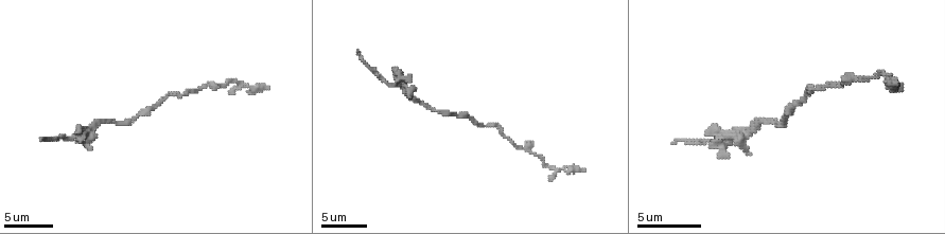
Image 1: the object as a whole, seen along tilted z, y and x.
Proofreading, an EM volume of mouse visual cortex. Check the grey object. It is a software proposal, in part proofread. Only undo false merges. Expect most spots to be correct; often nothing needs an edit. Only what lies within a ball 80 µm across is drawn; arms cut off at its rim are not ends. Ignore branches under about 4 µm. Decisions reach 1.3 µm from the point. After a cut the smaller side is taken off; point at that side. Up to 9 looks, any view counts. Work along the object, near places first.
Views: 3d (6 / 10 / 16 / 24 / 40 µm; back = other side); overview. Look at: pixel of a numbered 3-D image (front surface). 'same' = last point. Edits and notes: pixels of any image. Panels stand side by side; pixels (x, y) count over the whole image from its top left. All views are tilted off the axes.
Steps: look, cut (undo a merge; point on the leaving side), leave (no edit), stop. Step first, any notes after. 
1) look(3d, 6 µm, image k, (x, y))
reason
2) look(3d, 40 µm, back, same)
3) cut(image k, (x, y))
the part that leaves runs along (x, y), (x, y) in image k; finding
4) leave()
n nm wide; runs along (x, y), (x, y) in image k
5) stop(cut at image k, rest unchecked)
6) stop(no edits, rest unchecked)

look(3d, 16 µm, image 1, (793, 107))

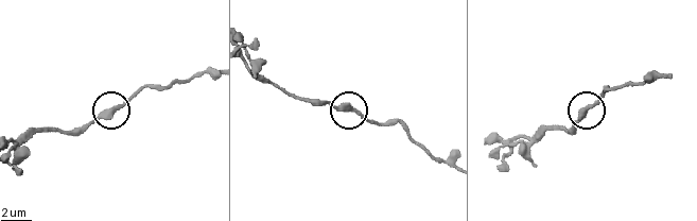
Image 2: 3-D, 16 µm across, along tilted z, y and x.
leave()
all the same neuron

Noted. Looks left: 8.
look(3d, 10 µm, image 1, (519, 146))
thick turns thin

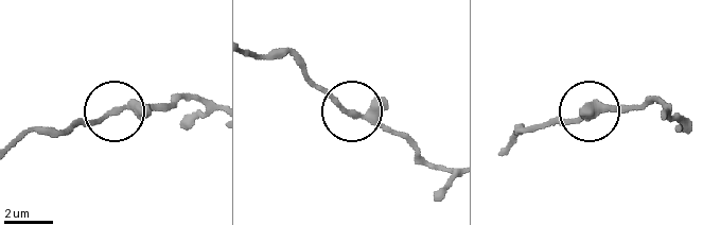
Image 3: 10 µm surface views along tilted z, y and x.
leave()
runs along (16, 142), (33, 132), (93, 125), (132, 106), (169, 105) in image 3; one neuron here

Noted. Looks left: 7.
look(3d, 10 µm, image 1, (749, 132))
calibre changes

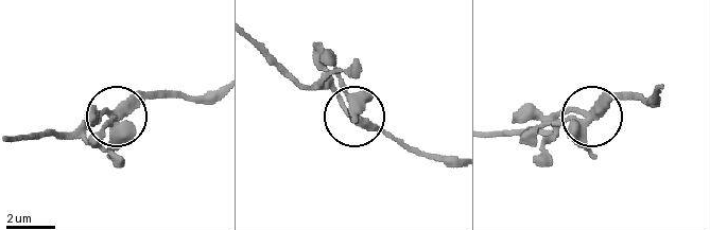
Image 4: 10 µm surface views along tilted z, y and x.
leave()
runs along (451, 159), (415, 154), (368, 129), (318, 67) in image 4; one neuron here

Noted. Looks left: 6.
look(3d, 16 µm, image 1, (243, 84))
three-way junction

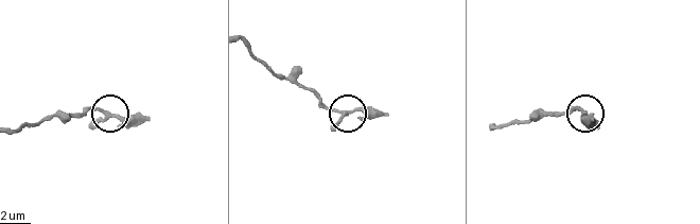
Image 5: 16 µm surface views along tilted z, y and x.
look(3d, 16 µm, back, image 5, (351, 112))

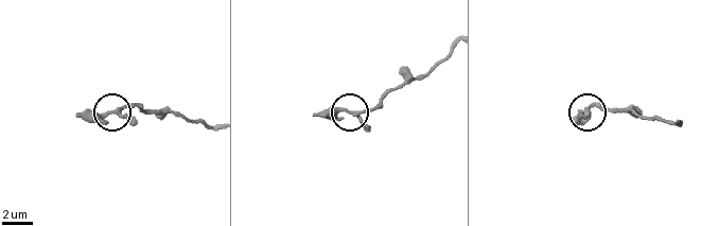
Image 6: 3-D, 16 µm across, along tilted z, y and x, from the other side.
leave()
210 nm wide; all the same neuron

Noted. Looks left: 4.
stop(no edits, rest unchecked)

